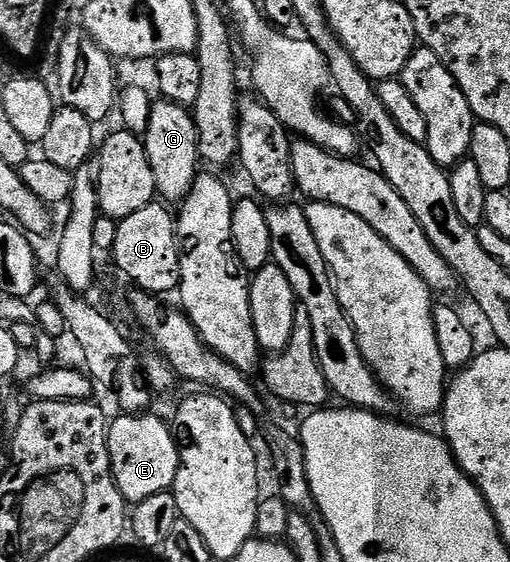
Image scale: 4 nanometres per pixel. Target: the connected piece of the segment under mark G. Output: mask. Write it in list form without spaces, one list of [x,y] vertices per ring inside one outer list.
[[[162,97],[156,98],[149,113],[149,129],[141,138],[145,153],[149,157],[149,169],[153,169],[153,181],[158,198],[168,204],[182,204],[196,175],[201,171],[199,134],[194,114],[173,101]]]

